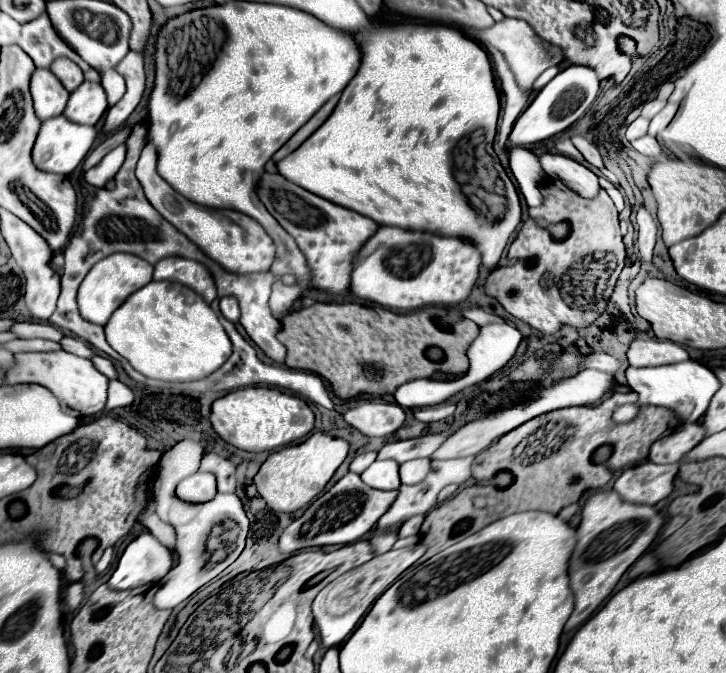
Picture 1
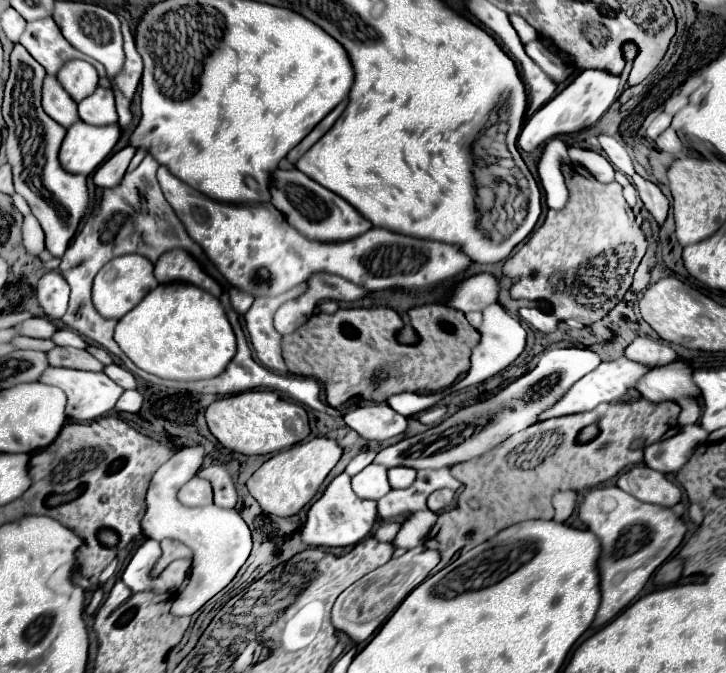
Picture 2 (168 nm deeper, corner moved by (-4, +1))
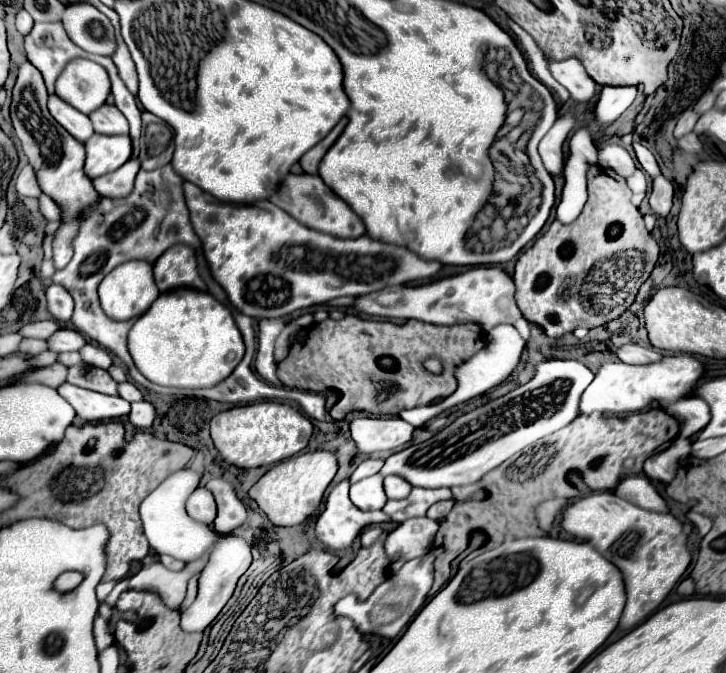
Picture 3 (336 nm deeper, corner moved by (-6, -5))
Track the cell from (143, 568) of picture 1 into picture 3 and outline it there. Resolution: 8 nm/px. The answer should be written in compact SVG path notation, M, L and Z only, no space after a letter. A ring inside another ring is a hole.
M206 557L192 561L186 565L184 571L170 571L160 561L152 563L150 567L140 569L136 575L130 577L130 589L136 591L154 591L162 597L162 601L170 609L180 609L186 597L186 583L194 573L200 573L206 565Z

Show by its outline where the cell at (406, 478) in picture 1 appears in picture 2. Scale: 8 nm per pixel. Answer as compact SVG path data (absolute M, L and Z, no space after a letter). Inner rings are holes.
M394 467L394 469L388 471L392 489L406 489L406 487L410 487L414 483L416 475L418 473L414 469L408 469L408 467Z

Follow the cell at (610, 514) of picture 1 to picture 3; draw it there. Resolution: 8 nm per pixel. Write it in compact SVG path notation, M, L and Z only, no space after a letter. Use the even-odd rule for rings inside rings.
M612 491L580 497L566 507L560 525L570 535L590 541L600 555L604 555L622 571L628 593L628 601L620 619L622 629L634 629L648 619L680 583L690 565L690 551L682 535L682 523L676 517L670 513L640 509L616 497Z

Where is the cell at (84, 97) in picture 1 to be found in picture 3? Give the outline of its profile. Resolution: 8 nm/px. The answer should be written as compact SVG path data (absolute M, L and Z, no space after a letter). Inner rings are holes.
M102 105L94 113L90 113L90 119L92 119L96 133L102 133L102 135L126 135L128 133L128 119L114 105Z

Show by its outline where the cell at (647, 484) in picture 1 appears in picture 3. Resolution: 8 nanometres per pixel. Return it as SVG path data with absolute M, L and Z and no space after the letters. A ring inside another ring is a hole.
M632 475L632 477L622 479L614 493L618 497L622 497L622 499L638 505L638 507L642 507L642 509L660 511L660 513L666 513L668 511L666 501L658 495L656 487L644 475Z

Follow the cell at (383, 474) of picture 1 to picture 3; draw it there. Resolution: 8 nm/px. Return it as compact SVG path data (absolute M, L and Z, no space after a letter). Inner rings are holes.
M382 475L366 477L358 483L350 485L350 499L362 511L376 511L386 505L386 493L382 487Z

